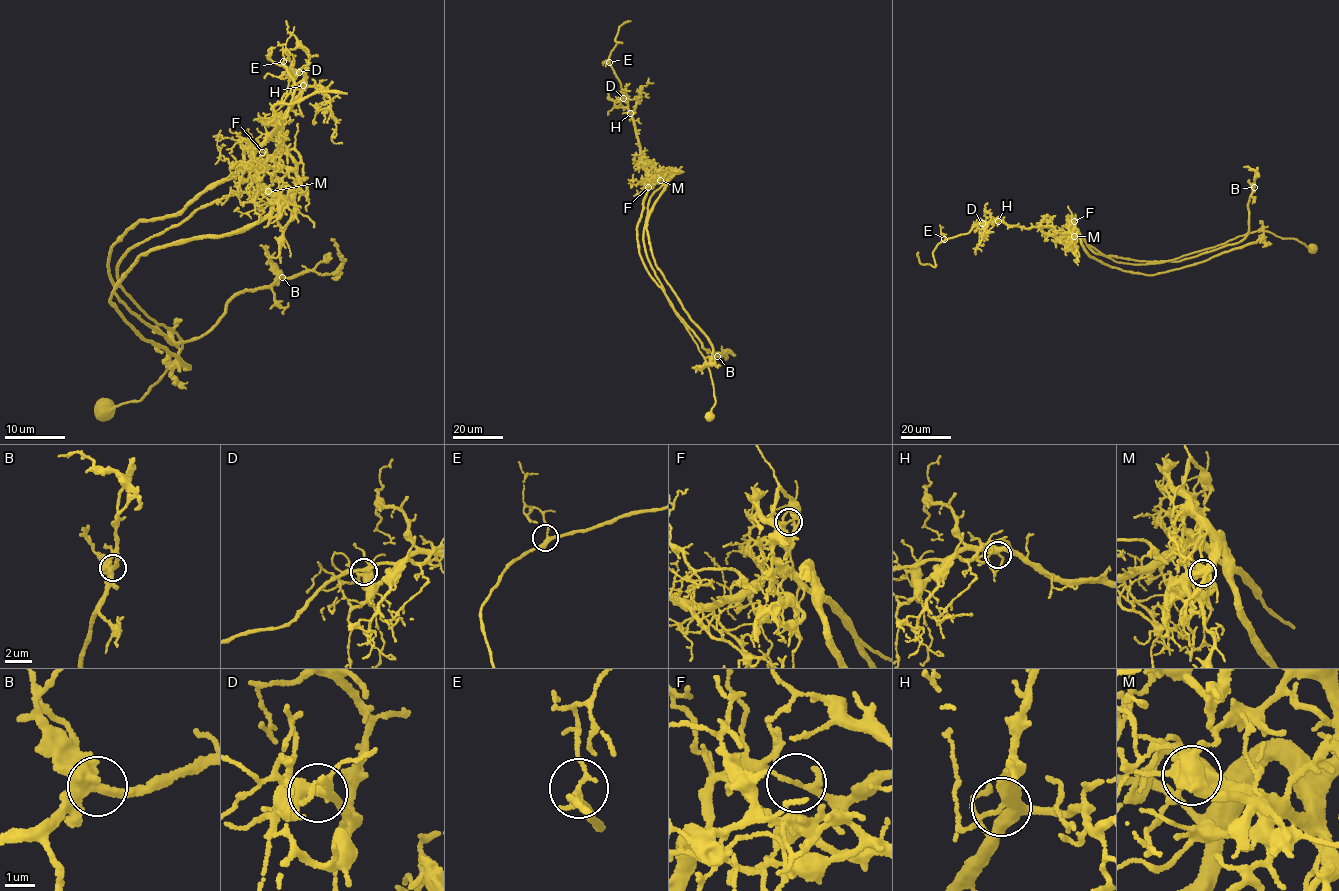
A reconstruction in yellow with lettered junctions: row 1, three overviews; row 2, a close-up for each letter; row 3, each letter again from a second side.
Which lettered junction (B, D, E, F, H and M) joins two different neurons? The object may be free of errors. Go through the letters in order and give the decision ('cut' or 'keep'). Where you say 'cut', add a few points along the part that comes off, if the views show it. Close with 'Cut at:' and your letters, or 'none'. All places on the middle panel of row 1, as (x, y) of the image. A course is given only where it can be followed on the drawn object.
B: keep
D: keep
E: keep
F: cut; course (648, 187), (637, 228), (640, 256), (707, 353), (731, 354), (721, 346)
H: keep
M: keep
Cut at: F

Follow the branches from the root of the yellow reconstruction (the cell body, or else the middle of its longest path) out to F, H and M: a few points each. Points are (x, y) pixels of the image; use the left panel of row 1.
F: (104, 408), (145, 395), (183, 347), (119, 284), (121, 258), (217, 199), (297, 187), (300, 154), (262, 151)
H: (104, 408), (183, 347), (119, 284), (121, 258), (217, 199), (297, 187), (246, 166), (303, 85)
M: (104, 408), (145, 395), (183, 347), (119, 284), (123, 255), (217, 199), (284, 188), (291, 198), (268, 191)

